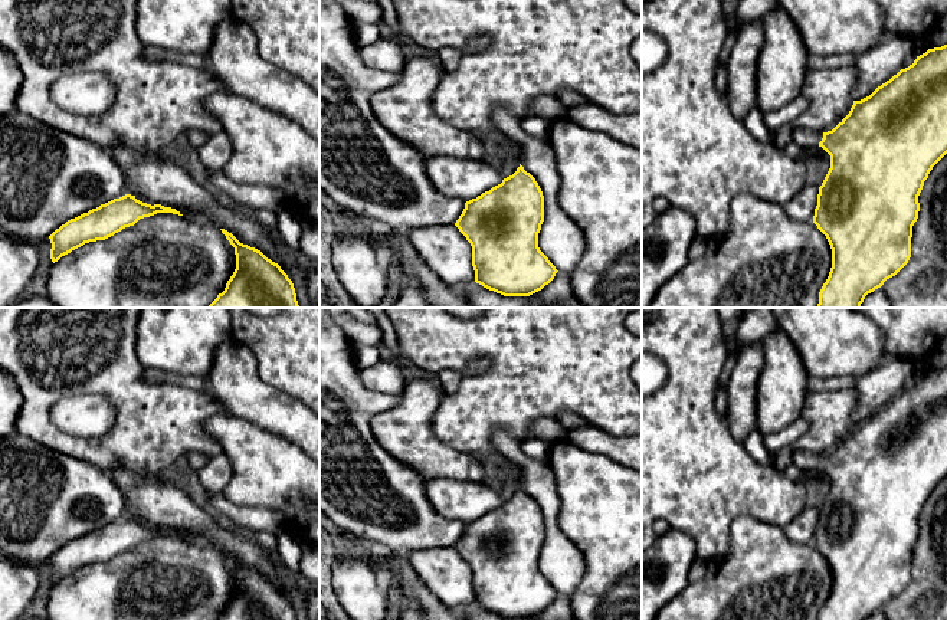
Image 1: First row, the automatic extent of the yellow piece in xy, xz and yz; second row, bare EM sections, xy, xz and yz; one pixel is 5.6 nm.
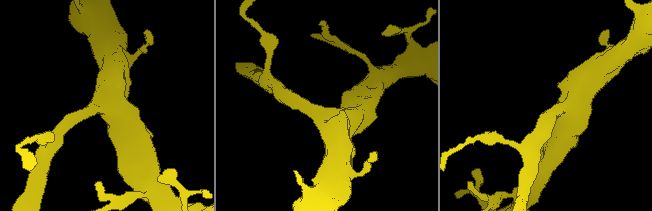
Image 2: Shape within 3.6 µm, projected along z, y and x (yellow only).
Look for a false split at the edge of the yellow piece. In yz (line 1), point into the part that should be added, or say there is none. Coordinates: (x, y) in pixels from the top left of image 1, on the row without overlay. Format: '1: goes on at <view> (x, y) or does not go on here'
1: goes on at yz (803, 459)

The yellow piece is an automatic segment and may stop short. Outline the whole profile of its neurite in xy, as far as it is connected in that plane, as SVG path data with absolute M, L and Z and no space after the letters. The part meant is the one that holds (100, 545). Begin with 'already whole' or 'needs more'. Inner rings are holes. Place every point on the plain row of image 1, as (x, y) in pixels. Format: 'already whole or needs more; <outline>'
already whole; M125 516L114 521L96 531L89 532L75 541L68 542L50 558L50 581L58 584L62 578L83 568L89 564L105 562L125 550L134 548L140 541L157 535L173 535L183 538L180 534L161 526L147 526Z

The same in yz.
needs more; M947 367L928 371L869 419L853 423L849 436L832 453L789 450L789 455L799 469L819 468L830 478L813 538L832 571L832 590L819 620L865 620L908 585L918 518L933 489L947 476Z

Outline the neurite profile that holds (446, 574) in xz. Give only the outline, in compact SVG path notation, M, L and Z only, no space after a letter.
M436 547L429 550L413 550L407 555L412 568L429 588L429 591L452 610L475 603L472 588L472 568L455 547Z

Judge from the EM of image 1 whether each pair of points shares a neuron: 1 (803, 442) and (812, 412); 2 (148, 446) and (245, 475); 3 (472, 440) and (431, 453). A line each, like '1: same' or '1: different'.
1: same
2: different
3: different

